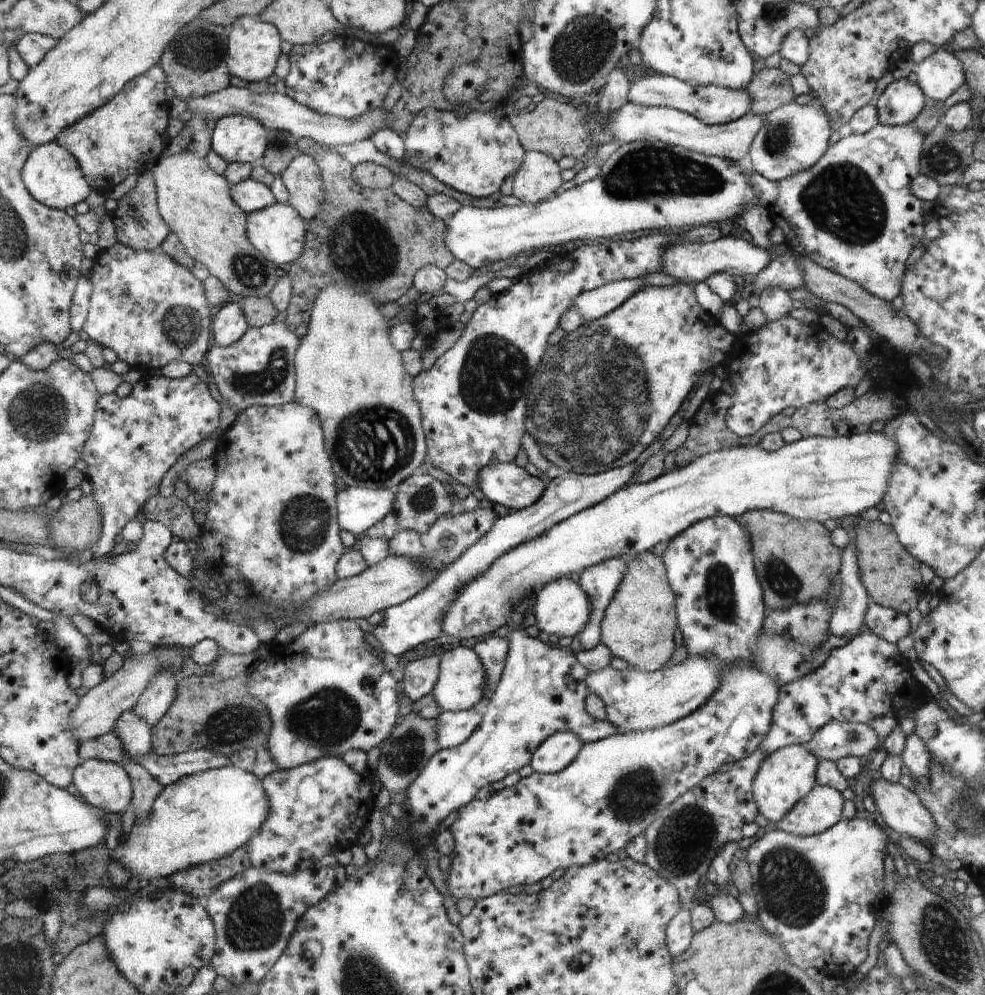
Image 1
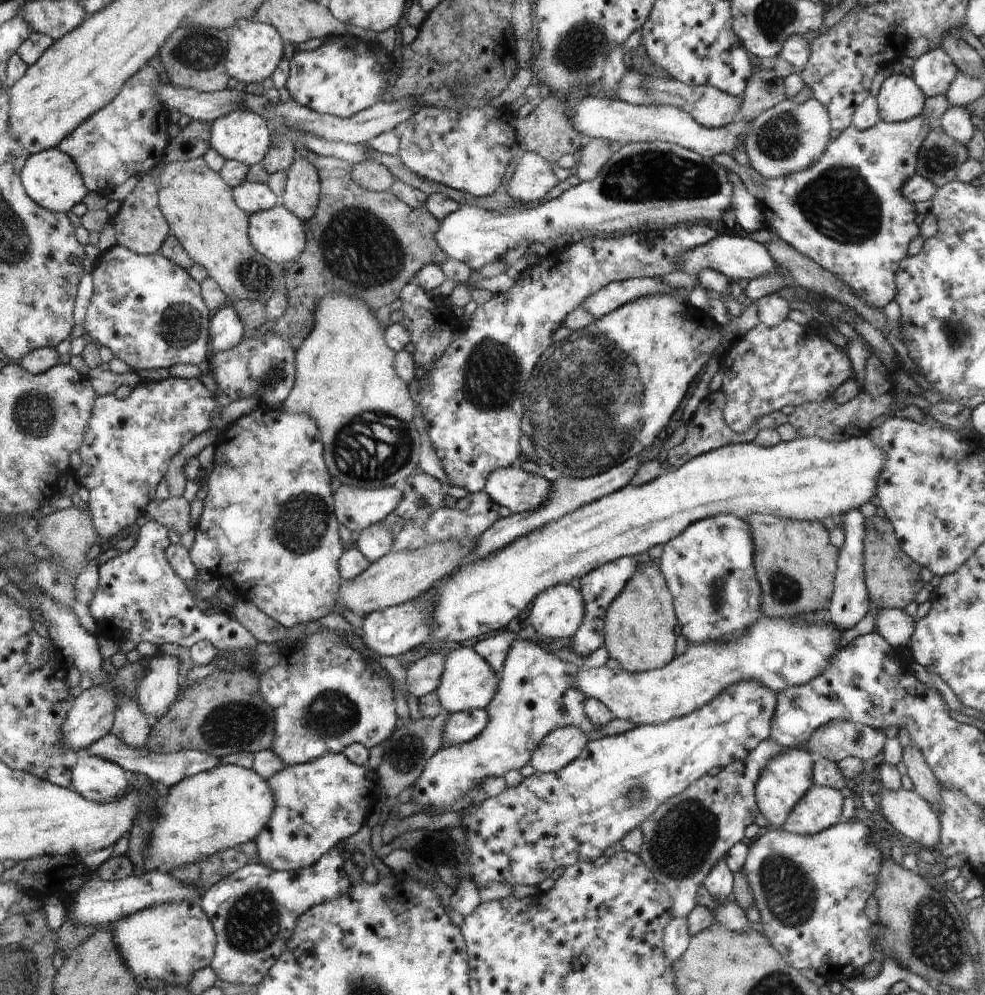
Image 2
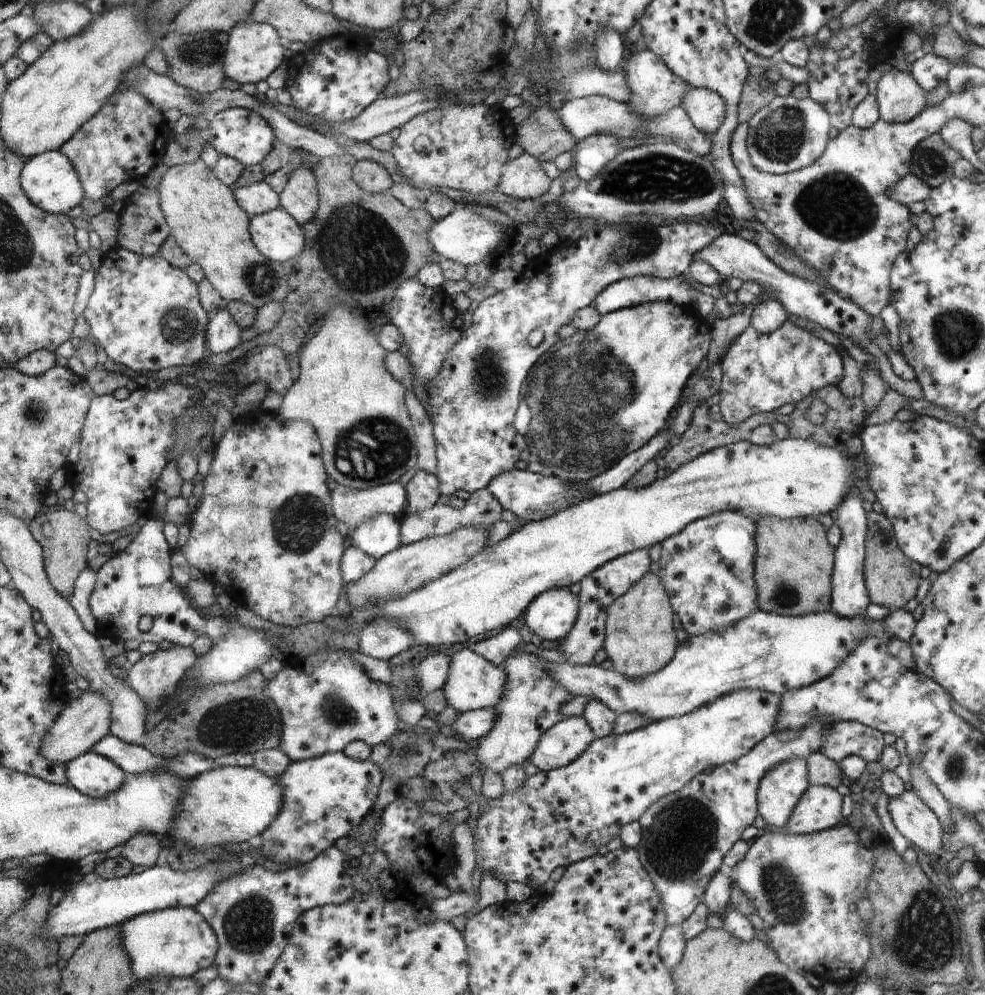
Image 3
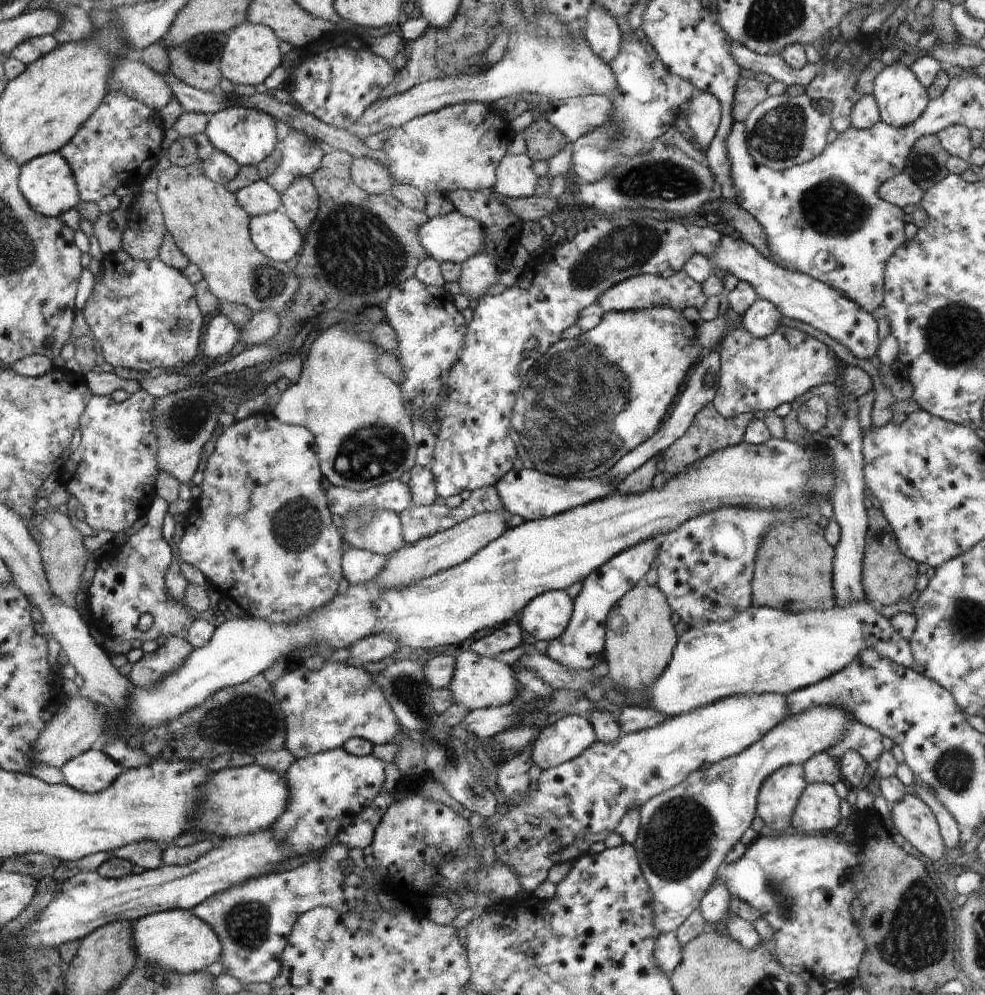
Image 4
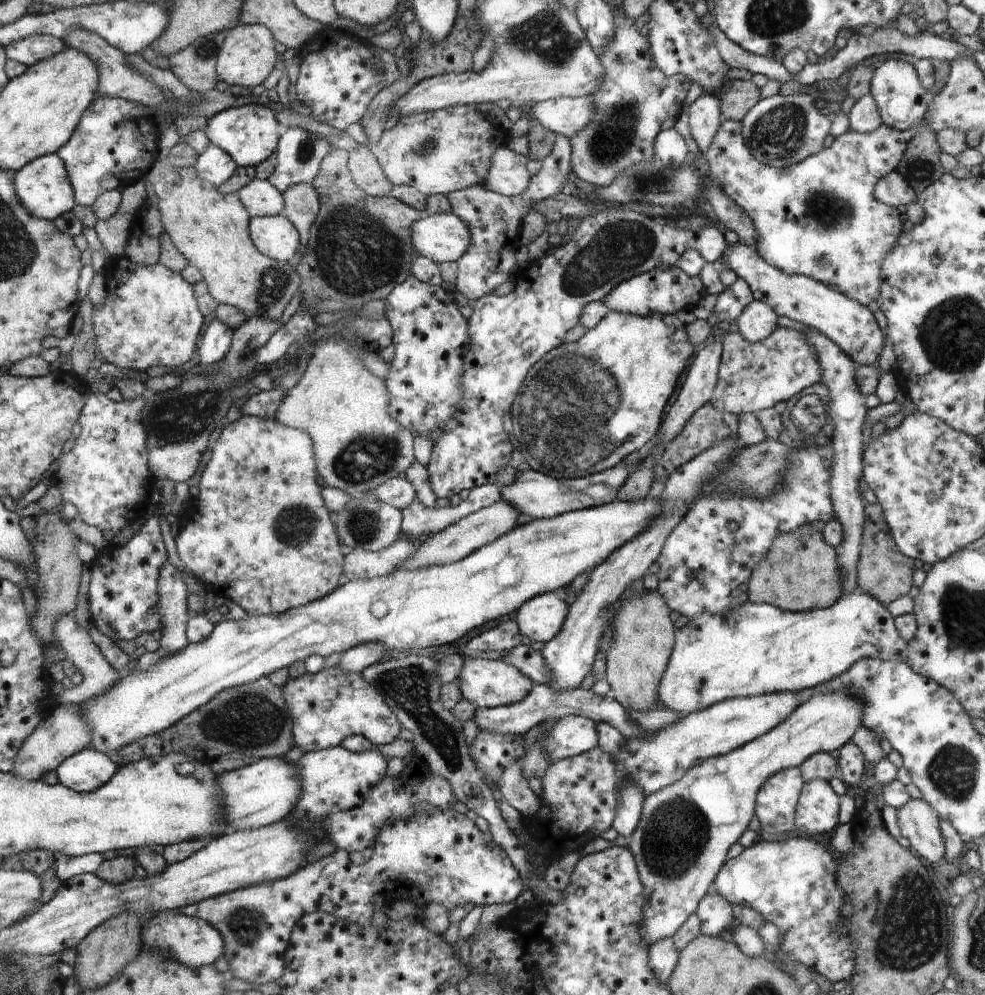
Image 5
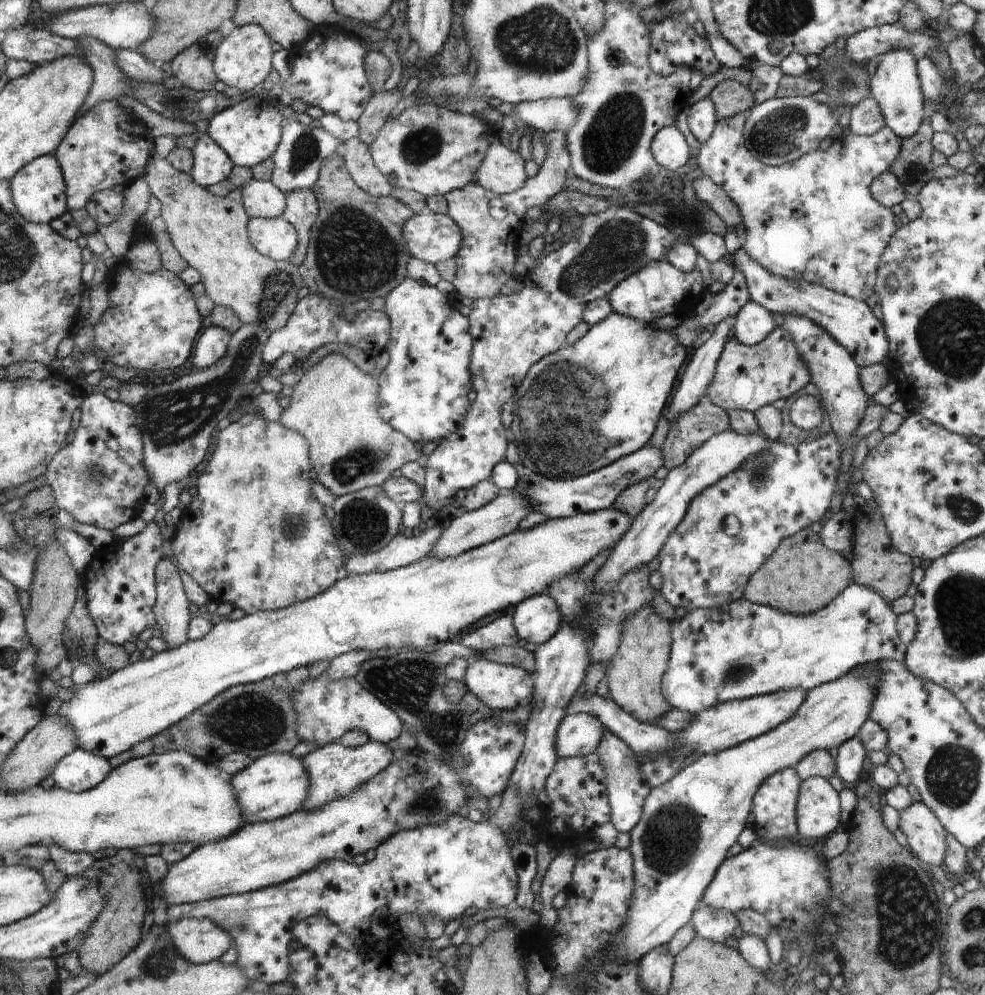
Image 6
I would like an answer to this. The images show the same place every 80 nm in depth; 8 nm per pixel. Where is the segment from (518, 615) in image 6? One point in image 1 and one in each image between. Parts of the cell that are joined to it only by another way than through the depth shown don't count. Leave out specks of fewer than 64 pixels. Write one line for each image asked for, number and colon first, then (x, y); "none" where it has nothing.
1: (562, 608)
2: (558, 612)
3: (552, 615)
4: (546, 617)
5: (541, 620)

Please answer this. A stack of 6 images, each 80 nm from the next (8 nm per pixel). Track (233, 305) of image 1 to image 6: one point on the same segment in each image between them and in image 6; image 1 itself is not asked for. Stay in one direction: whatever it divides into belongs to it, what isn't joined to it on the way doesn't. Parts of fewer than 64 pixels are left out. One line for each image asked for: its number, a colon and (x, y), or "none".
2: (227, 330)
3: (224, 333)
4: (221, 336)
5: (216, 342)
6: (214, 344)

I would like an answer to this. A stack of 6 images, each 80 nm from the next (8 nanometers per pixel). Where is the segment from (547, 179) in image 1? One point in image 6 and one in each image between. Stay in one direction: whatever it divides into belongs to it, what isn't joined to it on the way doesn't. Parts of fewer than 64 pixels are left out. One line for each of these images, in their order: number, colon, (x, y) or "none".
2: (534, 176)
3: (524, 178)
4: (515, 177)
5: (508, 176)
6: (501, 173)

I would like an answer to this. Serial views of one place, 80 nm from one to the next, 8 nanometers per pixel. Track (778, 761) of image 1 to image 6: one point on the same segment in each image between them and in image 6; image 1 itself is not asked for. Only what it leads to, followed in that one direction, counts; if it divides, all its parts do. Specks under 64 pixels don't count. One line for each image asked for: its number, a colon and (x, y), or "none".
2: (785, 781)
3: (782, 787)
4: (777, 799)
5: (776, 802)
6: (774, 810)

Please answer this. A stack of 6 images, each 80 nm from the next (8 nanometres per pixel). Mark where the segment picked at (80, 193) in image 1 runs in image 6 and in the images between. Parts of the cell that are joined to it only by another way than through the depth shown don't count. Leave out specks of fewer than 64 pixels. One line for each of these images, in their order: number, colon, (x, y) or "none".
2: (52, 179)
3: (50, 179)
4: (48, 183)
5: (44, 187)
6: (40, 192)

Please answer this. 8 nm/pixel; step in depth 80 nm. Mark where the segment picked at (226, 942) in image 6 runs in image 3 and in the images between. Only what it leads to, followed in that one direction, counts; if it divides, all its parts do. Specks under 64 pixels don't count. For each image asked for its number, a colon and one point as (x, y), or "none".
3: (177, 942)
4: (176, 940)
5: (193, 942)

